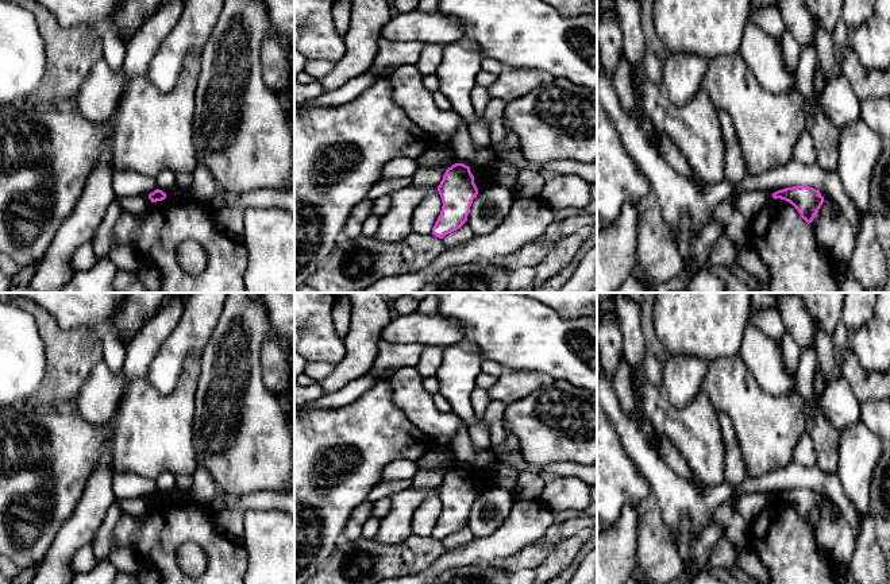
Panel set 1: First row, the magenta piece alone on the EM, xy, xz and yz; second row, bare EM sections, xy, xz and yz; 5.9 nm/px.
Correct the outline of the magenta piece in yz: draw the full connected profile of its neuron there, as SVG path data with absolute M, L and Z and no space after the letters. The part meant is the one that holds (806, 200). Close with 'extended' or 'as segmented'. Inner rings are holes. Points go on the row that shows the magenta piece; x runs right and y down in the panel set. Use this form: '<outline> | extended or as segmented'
M793 186L778 190L773 193L773 198L790 202L808 224L813 221L824 202L820 190L808 186Z | as segmented

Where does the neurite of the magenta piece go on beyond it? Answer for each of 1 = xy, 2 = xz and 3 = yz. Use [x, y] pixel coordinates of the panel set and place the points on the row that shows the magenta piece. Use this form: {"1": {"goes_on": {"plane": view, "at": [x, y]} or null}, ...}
{"1": {"goes_on": null}, "2": {"goes_on": null}, "3": {"goes_on": null}}

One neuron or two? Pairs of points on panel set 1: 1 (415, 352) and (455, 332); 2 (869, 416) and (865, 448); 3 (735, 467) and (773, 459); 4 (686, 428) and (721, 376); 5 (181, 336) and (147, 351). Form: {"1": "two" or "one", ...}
{"1": "two", "2": "two", "3": "two", "4": "two", "5": "two"}

